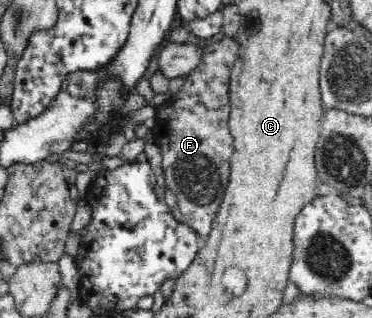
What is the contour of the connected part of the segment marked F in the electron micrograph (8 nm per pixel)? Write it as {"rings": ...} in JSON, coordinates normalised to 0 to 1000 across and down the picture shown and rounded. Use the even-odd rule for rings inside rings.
{"rings":[[[591,113],[578,126],[567,126],[548,148],[548,179],[540,189],[535,208],[527,220],[519,220],[513,230],[503,233],[497,242],[497,264],[446,327],[419,336],[419,387],[409,403],[411,412],[411,450],[427,459],[433,472],[433,528],[441,538],[441,557],[446,563],[444,588],[457,597],[457,604],[470,616],[473,638],[481,645],[481,657],[492,679],[497,679],[497,704],[524,730],[538,745],[562,739],[570,720],[570,698],[589,660],[589,645],[599,629],[602,594],[613,575],[616,544],[618,544],[618,494],[629,478],[629,431],[613,406],[613,381],[618,365],[618,299],[616,299],[616,270],[618,270],[618,230],[624,211],[632,204],[632,195],[640,182],[642,160],[642,132],[629,119],[610,119]]]}

